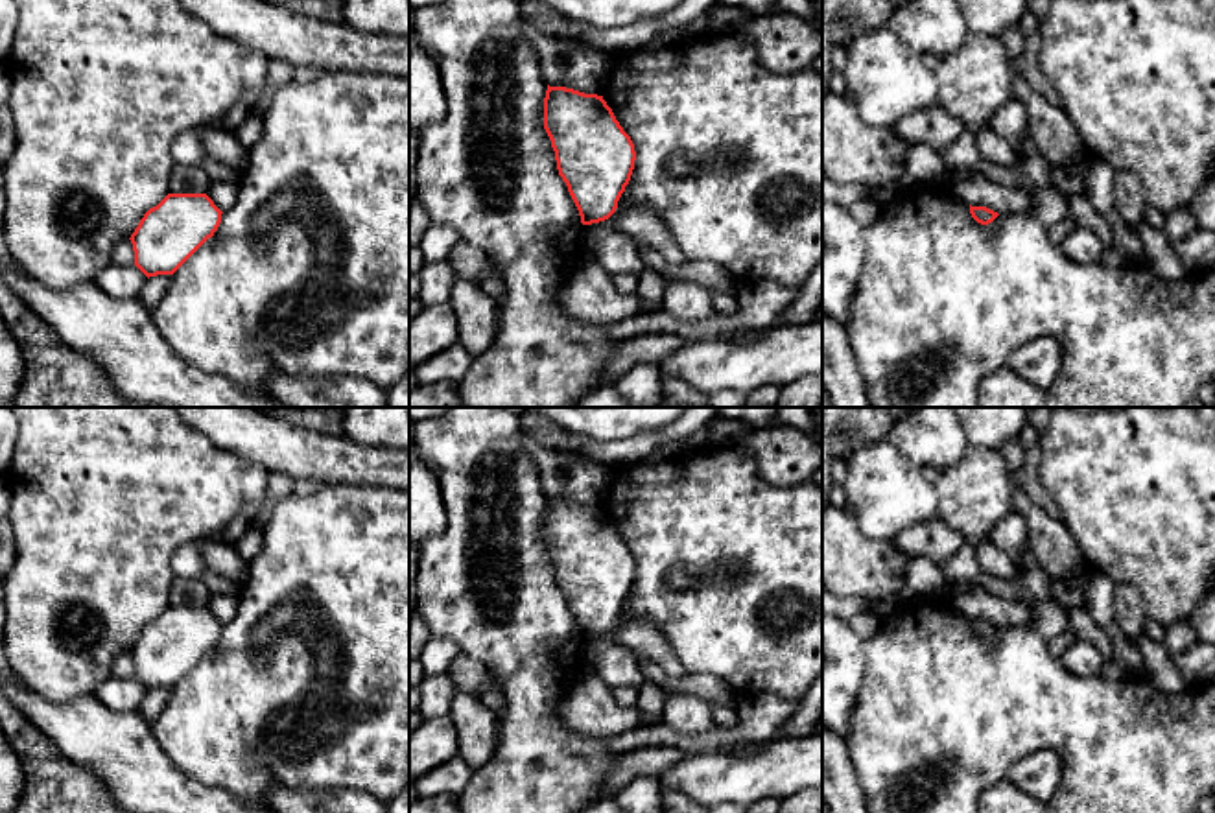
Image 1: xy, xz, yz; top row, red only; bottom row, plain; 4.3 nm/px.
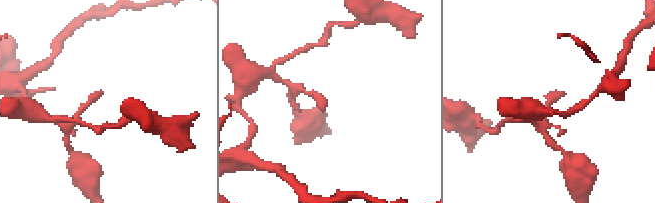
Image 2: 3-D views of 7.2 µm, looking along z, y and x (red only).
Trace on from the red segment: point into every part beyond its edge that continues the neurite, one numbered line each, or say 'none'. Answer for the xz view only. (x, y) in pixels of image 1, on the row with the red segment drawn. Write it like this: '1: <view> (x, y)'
none

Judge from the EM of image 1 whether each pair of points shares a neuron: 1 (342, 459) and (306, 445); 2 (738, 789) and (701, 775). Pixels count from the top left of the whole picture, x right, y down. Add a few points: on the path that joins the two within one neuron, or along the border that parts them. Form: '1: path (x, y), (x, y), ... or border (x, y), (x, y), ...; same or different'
1: path (332, 459), (316, 454); same
2: path (729, 780), (710, 778); same

